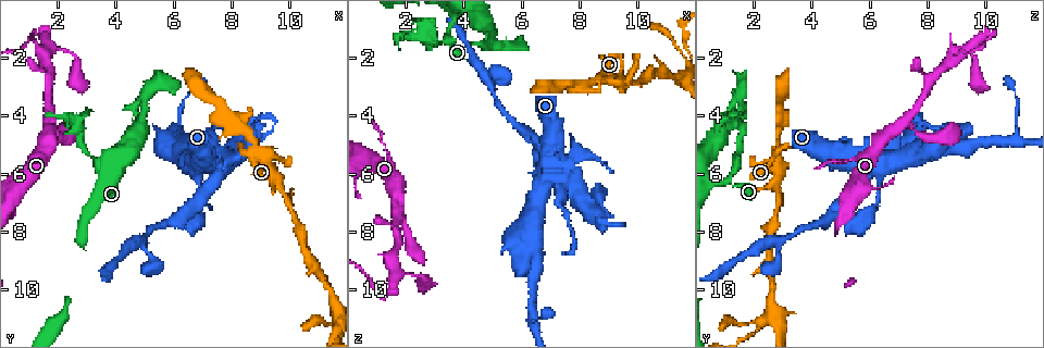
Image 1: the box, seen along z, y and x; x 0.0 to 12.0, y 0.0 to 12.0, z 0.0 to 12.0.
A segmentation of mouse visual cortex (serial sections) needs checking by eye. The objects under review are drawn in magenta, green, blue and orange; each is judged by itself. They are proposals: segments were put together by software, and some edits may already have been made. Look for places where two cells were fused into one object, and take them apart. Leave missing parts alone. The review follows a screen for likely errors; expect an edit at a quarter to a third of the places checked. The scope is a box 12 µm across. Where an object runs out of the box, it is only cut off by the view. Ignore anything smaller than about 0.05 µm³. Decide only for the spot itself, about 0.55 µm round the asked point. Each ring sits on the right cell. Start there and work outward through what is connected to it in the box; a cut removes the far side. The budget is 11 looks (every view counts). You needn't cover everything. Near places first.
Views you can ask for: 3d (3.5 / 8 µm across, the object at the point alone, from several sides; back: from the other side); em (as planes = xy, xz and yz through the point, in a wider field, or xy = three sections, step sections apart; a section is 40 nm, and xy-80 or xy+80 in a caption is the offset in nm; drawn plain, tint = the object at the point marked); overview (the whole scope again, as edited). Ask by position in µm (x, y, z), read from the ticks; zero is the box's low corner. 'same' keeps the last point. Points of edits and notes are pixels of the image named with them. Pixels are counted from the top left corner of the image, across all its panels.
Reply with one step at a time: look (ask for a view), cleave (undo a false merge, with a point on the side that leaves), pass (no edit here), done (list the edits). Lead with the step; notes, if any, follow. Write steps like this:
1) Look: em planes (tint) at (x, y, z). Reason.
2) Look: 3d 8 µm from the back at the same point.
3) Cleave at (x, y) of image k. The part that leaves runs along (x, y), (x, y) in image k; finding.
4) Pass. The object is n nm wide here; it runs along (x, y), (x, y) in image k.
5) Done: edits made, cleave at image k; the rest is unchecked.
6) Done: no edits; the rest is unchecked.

Look: 3d 8 µm at (8.7, 5.0, 2.8). Sharp bend.

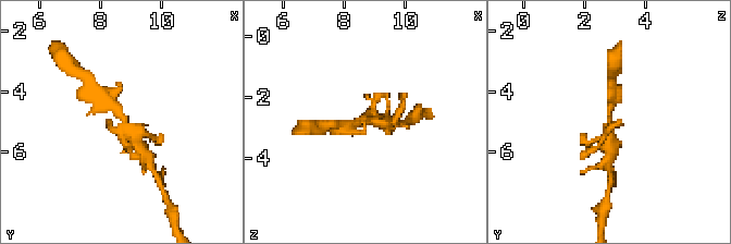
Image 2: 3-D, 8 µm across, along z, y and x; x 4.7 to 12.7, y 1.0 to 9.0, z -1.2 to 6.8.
Look: em planes (tint) at (8.7, 5.0, 2.8).

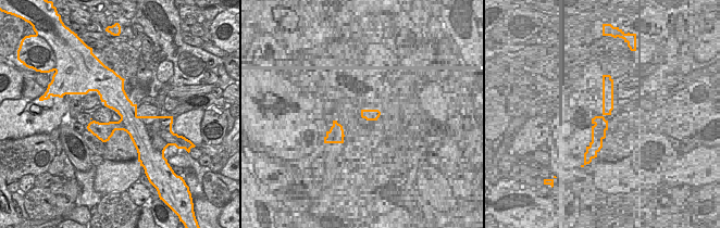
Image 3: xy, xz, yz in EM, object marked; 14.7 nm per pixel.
Cleave at (111, 107) of image 2. The object is 360 nm wide here; the part that leaves runs along (123, 119), (109, 101), (91, 88) in image 2; two cells meet here.

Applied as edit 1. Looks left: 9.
Look: overview.

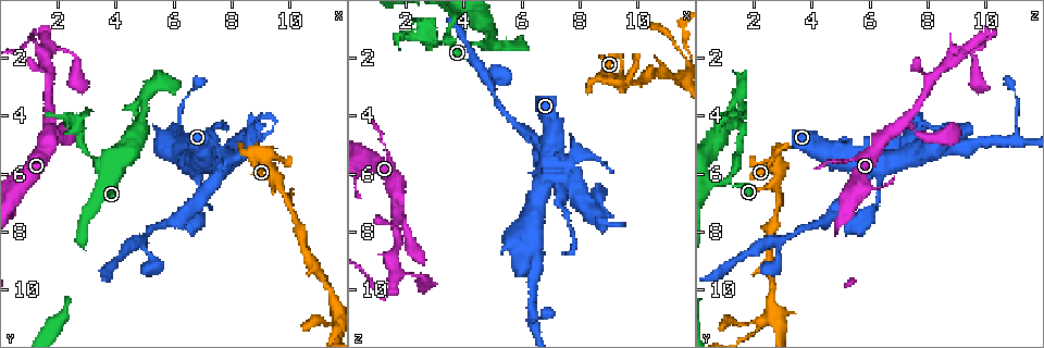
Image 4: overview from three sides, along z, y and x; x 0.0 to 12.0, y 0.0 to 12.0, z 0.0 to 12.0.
Look: 3d 3.5 µm at (2.6, 4.2, 1.4). Abrupt turn.

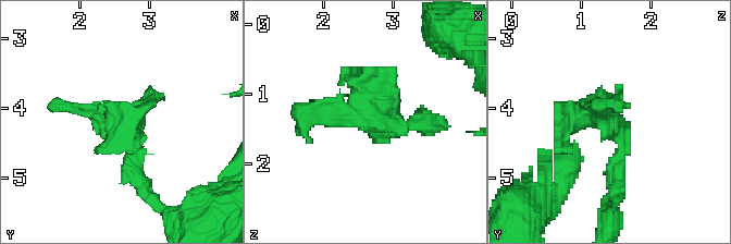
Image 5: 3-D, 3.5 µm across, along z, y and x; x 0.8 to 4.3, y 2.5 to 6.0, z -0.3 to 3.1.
Look: em xy step 5 (tint) at (2.60, 4.15, 1.30).

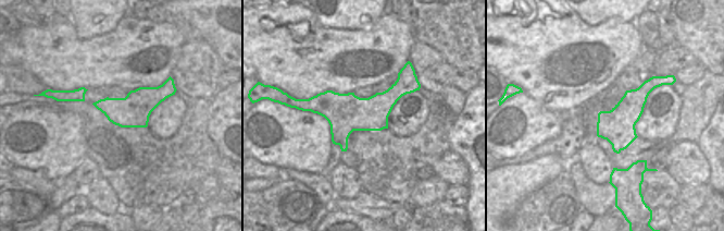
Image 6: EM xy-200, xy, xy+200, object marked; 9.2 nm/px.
Look: em xy step 1 (tint) at the same point.

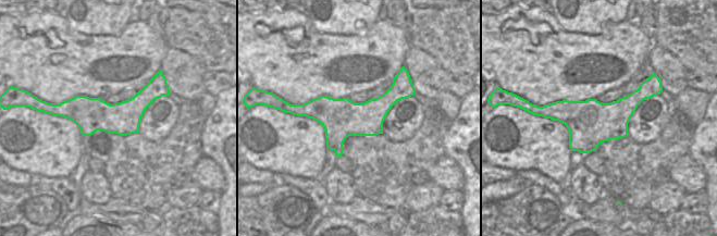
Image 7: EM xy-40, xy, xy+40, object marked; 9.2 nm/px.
Pass. It runs along (165, 92), (130, 112), (59, 111) in image 7; all the same cell.

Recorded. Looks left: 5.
Look: 3d 8 µm at (1.5, 1.3, 10.0). Calibre changes.

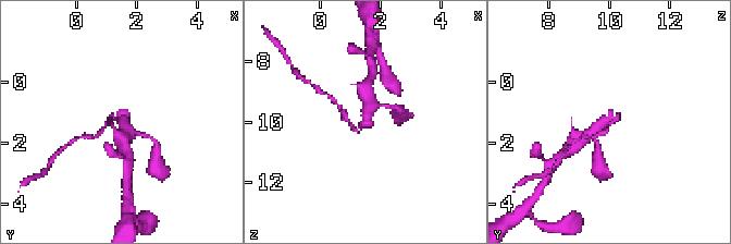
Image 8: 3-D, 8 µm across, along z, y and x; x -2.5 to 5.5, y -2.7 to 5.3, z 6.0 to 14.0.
Look: em xy step 1 (tint) at (1.6, 1.3, 9.9). The arms are 150, 400 nm wide; now the EM.

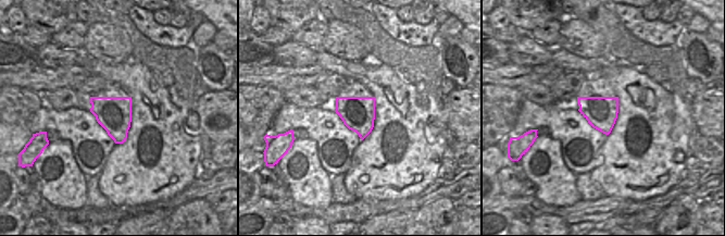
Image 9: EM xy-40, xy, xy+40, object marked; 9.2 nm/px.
Cleave at (344, 117) of image 8. A second cell is stuck on.

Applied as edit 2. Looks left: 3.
Look: overview. Redraw.

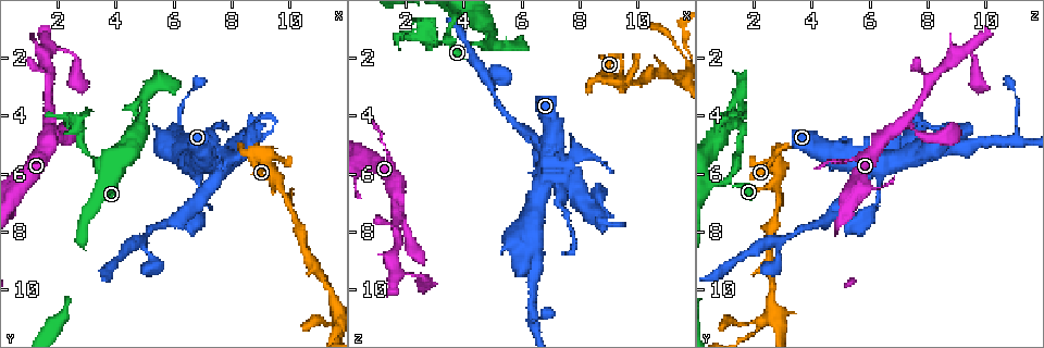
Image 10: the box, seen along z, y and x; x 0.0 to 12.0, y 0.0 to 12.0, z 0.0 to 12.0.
Look: 3d 3.5 µm at (7.6, 5.4, 5.6). Abrupt turn.

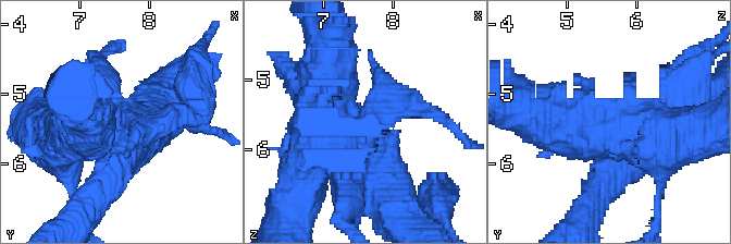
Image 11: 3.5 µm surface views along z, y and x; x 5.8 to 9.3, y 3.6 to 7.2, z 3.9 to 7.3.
Look: em xy step 5 (tint) at (7.60, 5.35, 5.50). Now the EM.

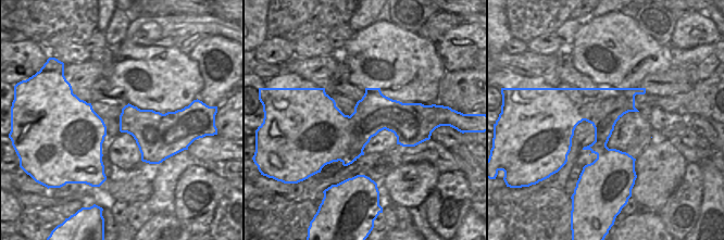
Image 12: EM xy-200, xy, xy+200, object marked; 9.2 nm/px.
Cleave at (385, 135) of image 11. A border runs along (350, 116), (350, 149), (342, 162) in image 12; a second cell is stuck on.

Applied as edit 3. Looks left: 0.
Done: edits made, cleave at image 2, cleave at image 8, cleave at image 11; the rest is unchecked.

